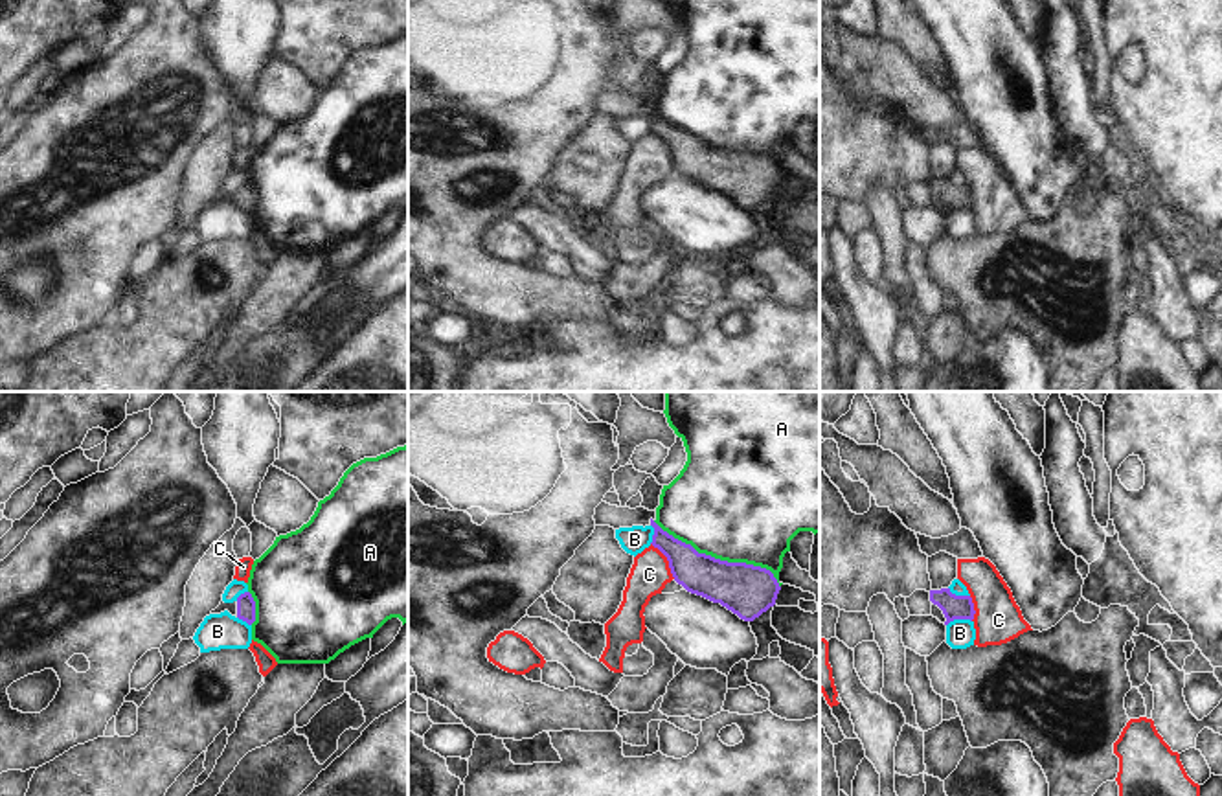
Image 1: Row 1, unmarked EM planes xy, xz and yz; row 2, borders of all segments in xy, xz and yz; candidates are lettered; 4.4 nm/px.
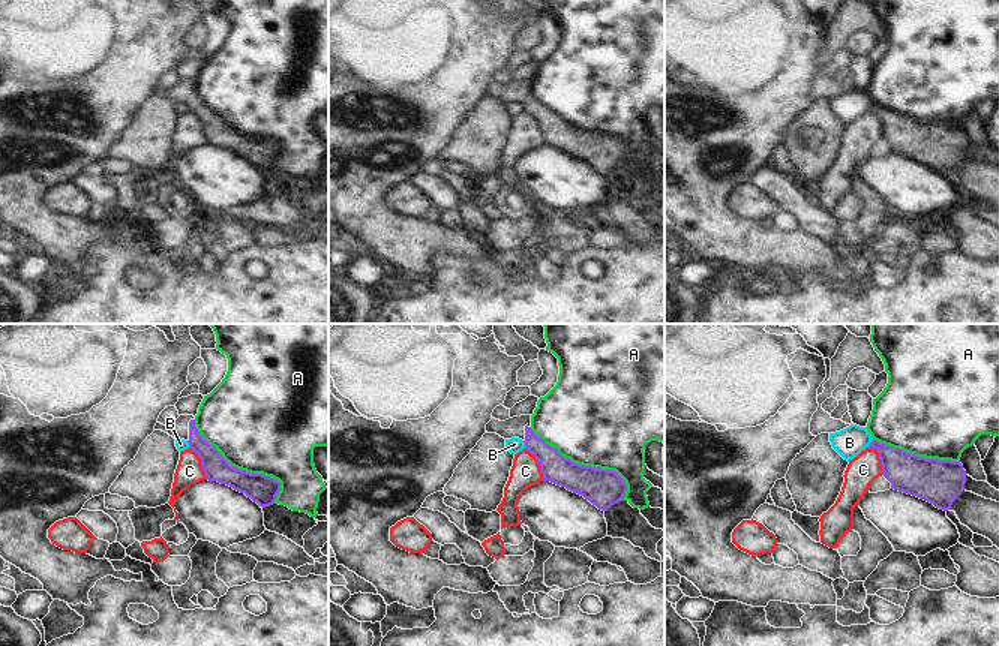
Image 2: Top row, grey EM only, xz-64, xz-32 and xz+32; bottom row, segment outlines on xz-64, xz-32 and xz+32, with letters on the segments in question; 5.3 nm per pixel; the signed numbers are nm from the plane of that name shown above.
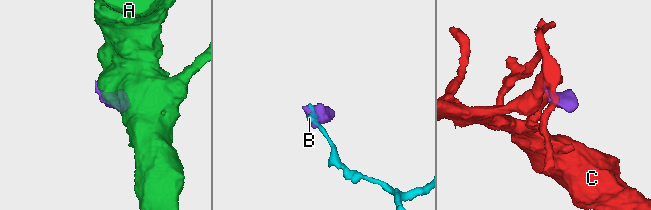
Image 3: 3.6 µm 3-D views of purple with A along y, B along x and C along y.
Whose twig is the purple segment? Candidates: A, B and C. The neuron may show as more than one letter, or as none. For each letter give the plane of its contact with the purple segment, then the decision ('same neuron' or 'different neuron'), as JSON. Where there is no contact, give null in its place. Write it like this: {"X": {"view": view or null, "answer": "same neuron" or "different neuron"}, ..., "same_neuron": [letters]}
{"A": {"view": "xz", "answer": "different neuron"}, "B": {"view": "yz", "answer": "different neuron"}, "C": {"view": "xz", "answer": "different neuron"}, "same_neuron": []}

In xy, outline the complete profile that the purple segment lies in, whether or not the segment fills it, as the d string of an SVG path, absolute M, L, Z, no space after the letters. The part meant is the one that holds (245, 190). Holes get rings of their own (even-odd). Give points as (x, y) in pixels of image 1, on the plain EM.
M250 180L241 182L233 191L224 191L211 199L211 202L221 202L228 199L232 204L252 213L255 210L255 189Z

